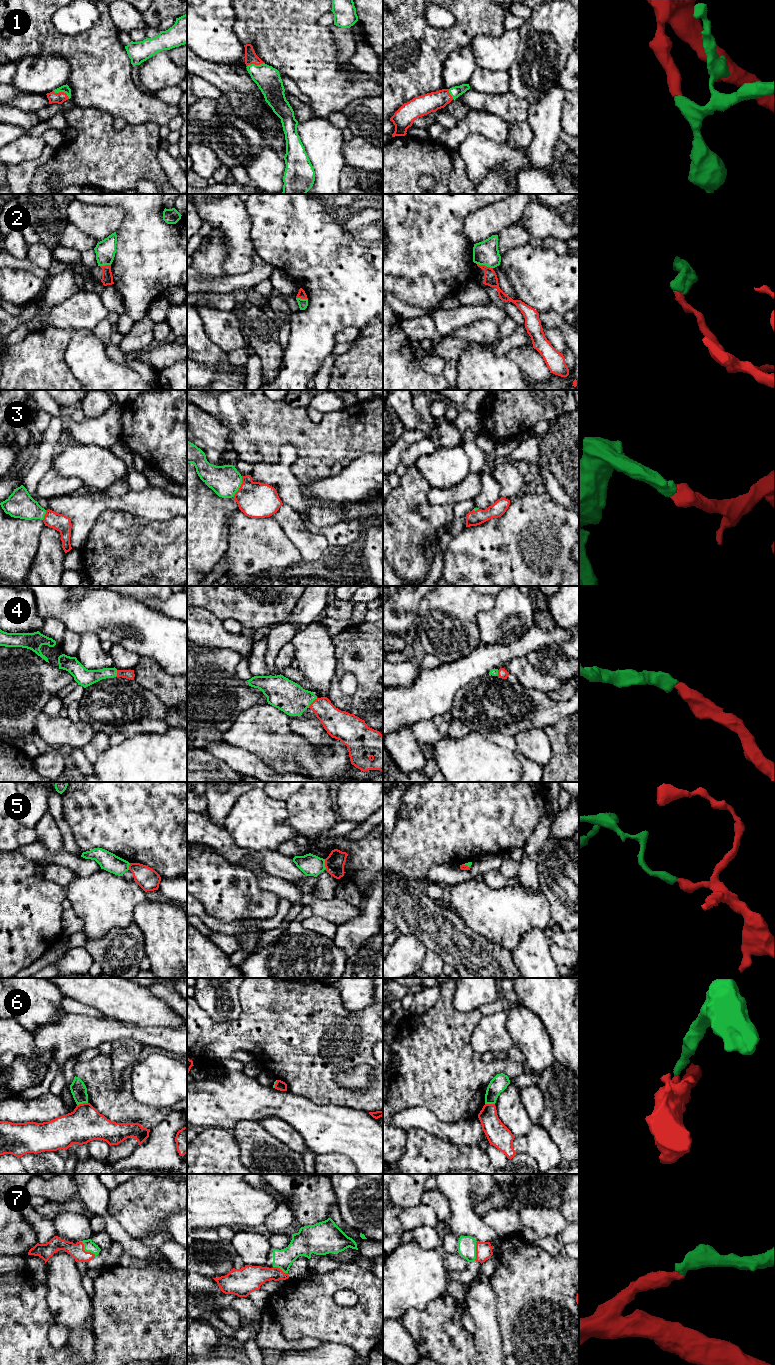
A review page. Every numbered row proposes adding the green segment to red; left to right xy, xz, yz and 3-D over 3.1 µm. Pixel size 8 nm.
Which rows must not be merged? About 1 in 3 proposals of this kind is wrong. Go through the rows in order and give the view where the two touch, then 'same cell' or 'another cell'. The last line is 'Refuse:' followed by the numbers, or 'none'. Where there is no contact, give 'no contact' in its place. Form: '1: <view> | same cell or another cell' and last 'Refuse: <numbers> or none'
1: xy | same cell
2: yz | another cell
3: xz | same cell
4: xz | same cell
5: xz | another cell
6: xy | another cell
7: xy | same cell
Refuse: 2, 5, 6

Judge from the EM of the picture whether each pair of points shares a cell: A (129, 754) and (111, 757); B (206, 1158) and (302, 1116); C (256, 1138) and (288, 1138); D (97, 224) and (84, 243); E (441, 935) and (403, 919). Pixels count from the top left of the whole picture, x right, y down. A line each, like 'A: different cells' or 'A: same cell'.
A: same cell
B: different cells
C: different cells
D: different cells
E: same cell

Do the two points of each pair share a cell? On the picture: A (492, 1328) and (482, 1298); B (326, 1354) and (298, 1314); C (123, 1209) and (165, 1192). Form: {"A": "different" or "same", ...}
{"A": "same", "B": "different", "C": "same"}

